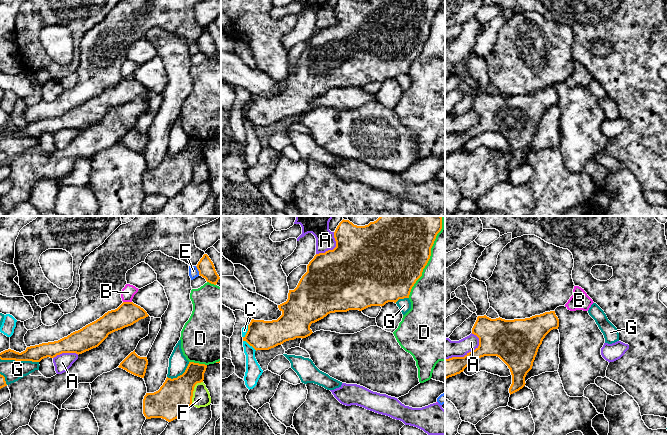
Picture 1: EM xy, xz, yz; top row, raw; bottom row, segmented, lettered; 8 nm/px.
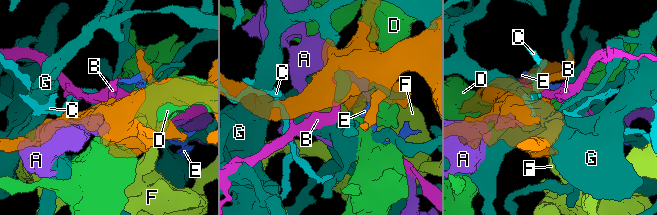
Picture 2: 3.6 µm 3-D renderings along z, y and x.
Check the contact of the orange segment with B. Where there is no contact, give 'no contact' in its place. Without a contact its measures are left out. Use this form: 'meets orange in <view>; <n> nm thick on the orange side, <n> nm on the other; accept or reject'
meets orange in xy; 190 nm thick on the orange side, 110 nm on the other; reject

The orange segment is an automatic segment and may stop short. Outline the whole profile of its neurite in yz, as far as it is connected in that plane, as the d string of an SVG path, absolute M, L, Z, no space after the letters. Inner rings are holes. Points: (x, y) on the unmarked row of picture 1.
M555 87L514 96L478 92L472 110L479 114L479 122L464 133L445 135L445 155L460 150L481 133L497 132L510 145L511 171L525 162L525 153L532 145L543 115L558 103L559 95Z

